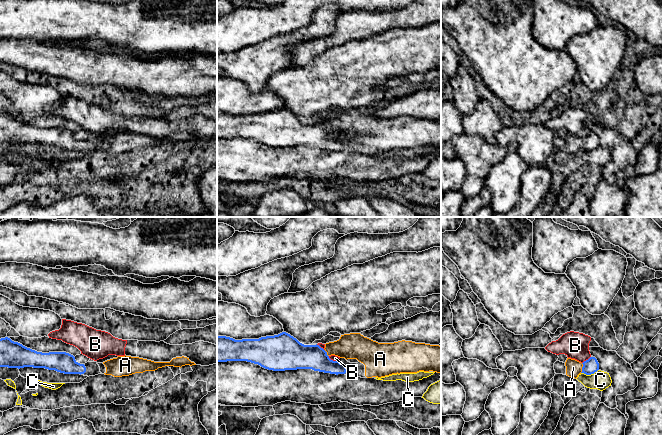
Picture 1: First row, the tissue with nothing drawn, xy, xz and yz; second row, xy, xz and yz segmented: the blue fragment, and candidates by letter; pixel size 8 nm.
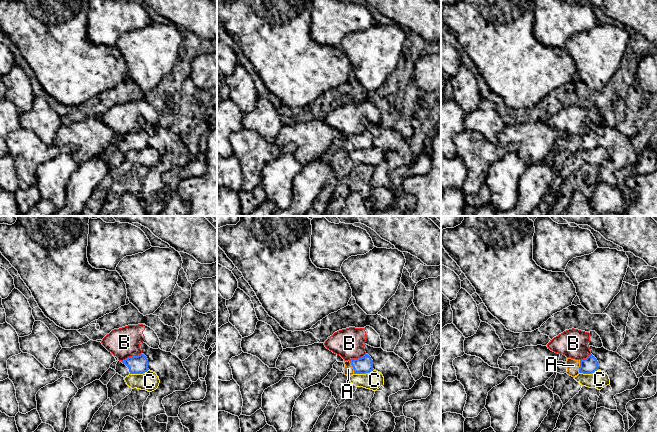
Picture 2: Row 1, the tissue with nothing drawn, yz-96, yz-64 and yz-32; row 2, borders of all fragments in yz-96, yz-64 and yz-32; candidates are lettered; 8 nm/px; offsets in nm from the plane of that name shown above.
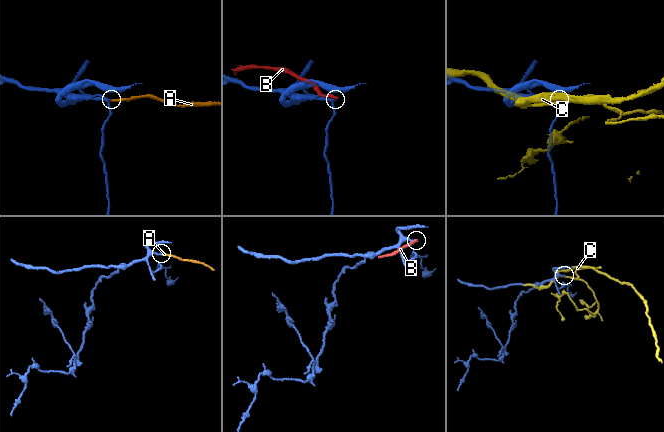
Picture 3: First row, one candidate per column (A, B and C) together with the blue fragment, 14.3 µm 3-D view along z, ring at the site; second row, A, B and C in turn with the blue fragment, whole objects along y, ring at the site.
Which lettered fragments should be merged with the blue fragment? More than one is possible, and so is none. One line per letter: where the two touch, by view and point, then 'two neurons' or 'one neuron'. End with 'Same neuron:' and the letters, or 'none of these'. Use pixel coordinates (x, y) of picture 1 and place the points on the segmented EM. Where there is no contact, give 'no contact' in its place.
A: yz (582, 368) | one neuron
B: yz (586, 360) | two neurons
C: yz (589, 374) | two neurons
Same neuron: A

